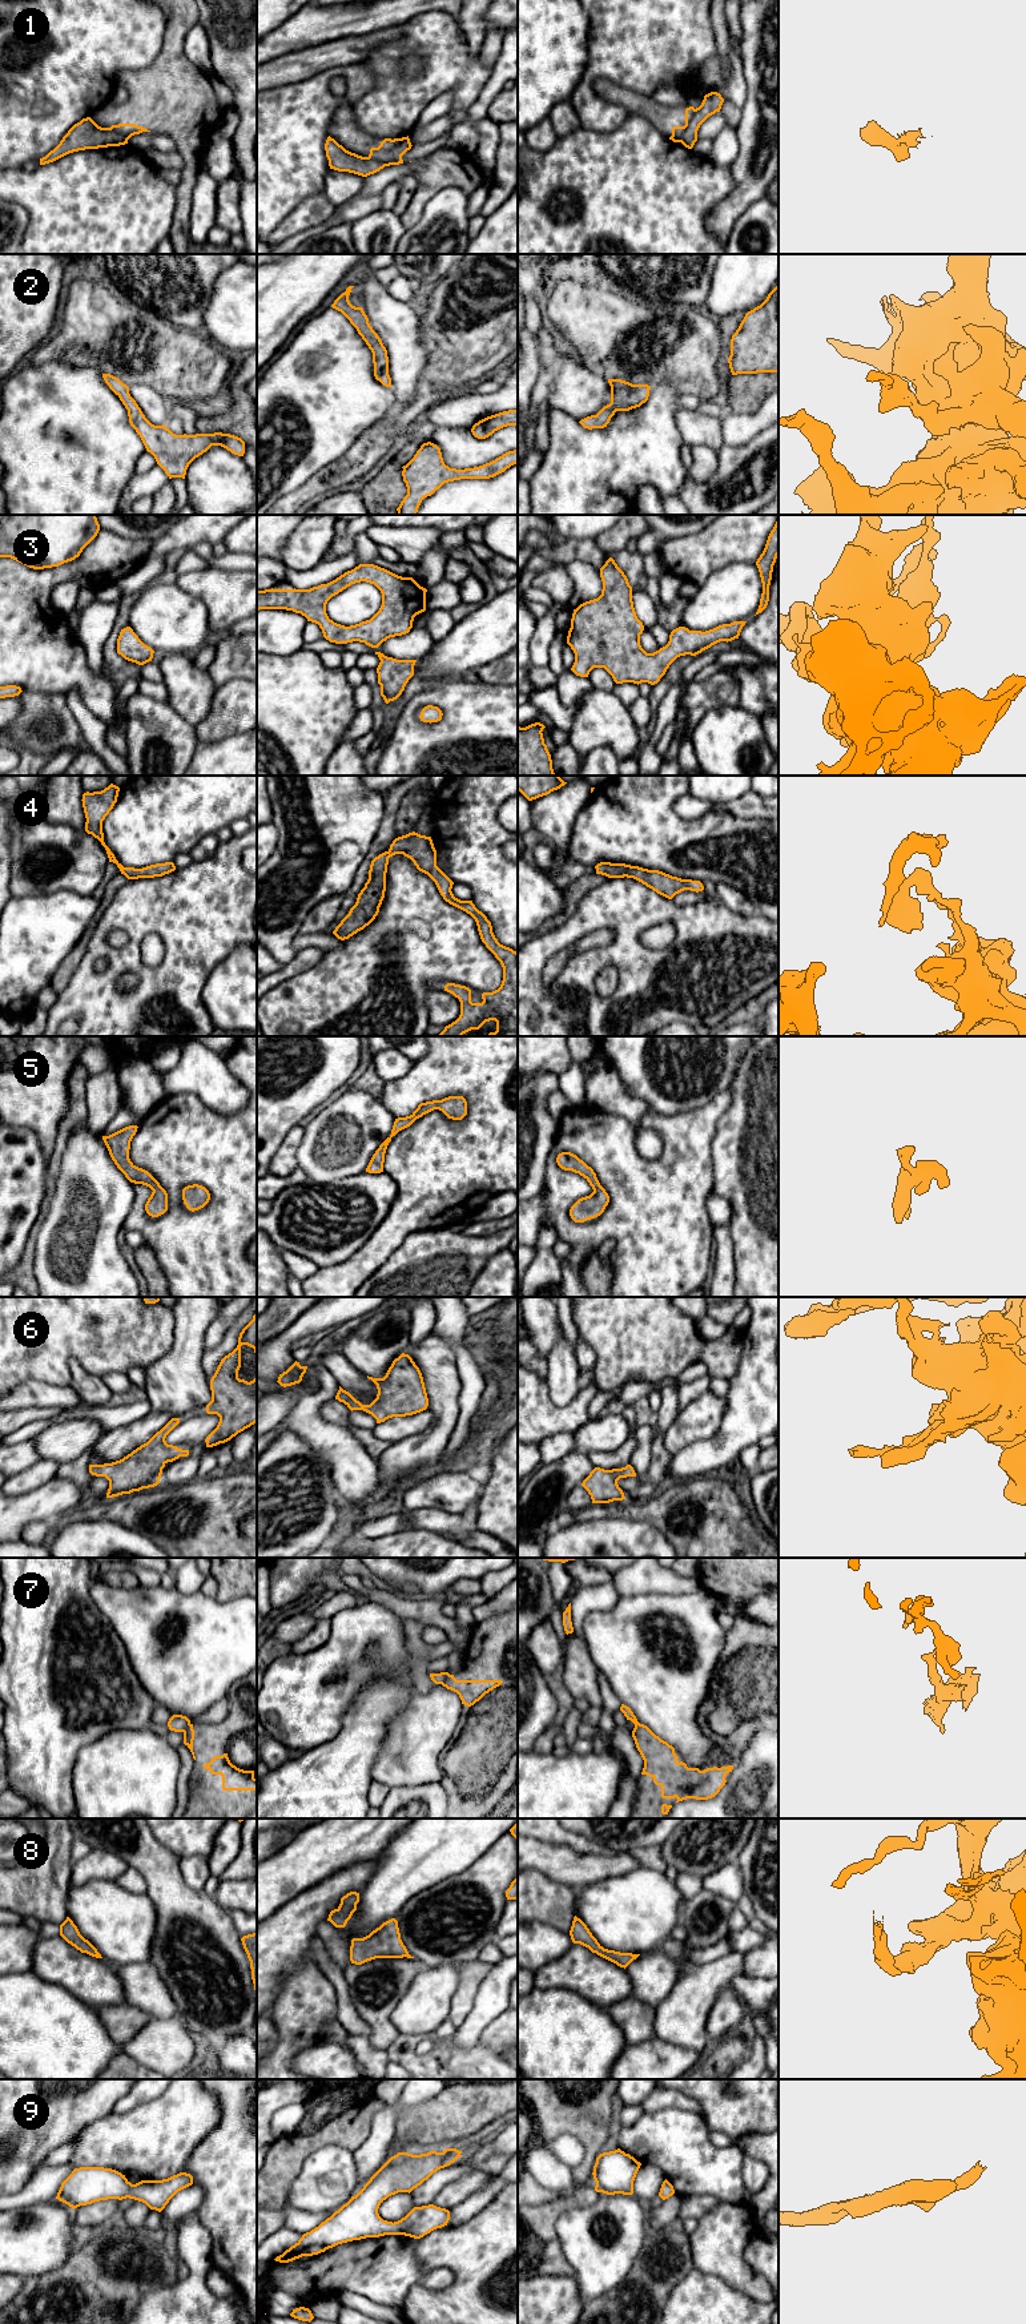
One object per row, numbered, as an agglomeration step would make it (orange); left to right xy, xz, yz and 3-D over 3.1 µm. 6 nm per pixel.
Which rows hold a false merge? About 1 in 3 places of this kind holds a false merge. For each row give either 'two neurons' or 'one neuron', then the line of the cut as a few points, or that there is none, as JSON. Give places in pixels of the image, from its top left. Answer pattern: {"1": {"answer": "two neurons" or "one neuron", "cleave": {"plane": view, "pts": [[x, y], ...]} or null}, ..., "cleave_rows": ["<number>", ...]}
{"1": {"answer": "two neurons", "cleave": {"plane": "yz", "pts": [[695, 109], [679, 141]]}}, "2": {"answer": "one neuron", "cleave": null}, "3": {"answer": "one neuron", "cleave": null}, "4": {"answer": "one neuron", "cleave": null}, "5": {"answer": "one neuron", "cleave": null}, "6": {"answer": "one neuron", "cleave": null}, "7": {"answer": "two neurons", "cleave": {"plane": "xz", "pts": [[449, 1674], [441, 1683]]}}, "8": {"answer": "one neuron", "cleave": null}, "9": {"answer": "one neuron", "cleave": null}, "cleave_rows": ["1", "7"]}

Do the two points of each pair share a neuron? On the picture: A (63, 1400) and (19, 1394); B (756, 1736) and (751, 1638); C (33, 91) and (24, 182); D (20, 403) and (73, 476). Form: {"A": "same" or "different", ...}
{"A": "same", "B": "different", "C": "different", "D": "same"}

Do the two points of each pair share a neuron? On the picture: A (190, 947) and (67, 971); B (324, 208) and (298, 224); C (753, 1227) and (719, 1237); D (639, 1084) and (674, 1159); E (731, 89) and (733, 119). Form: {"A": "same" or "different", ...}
{"A": "different", "B": "same", "C": "different", "D": "different", "E": "different"}

